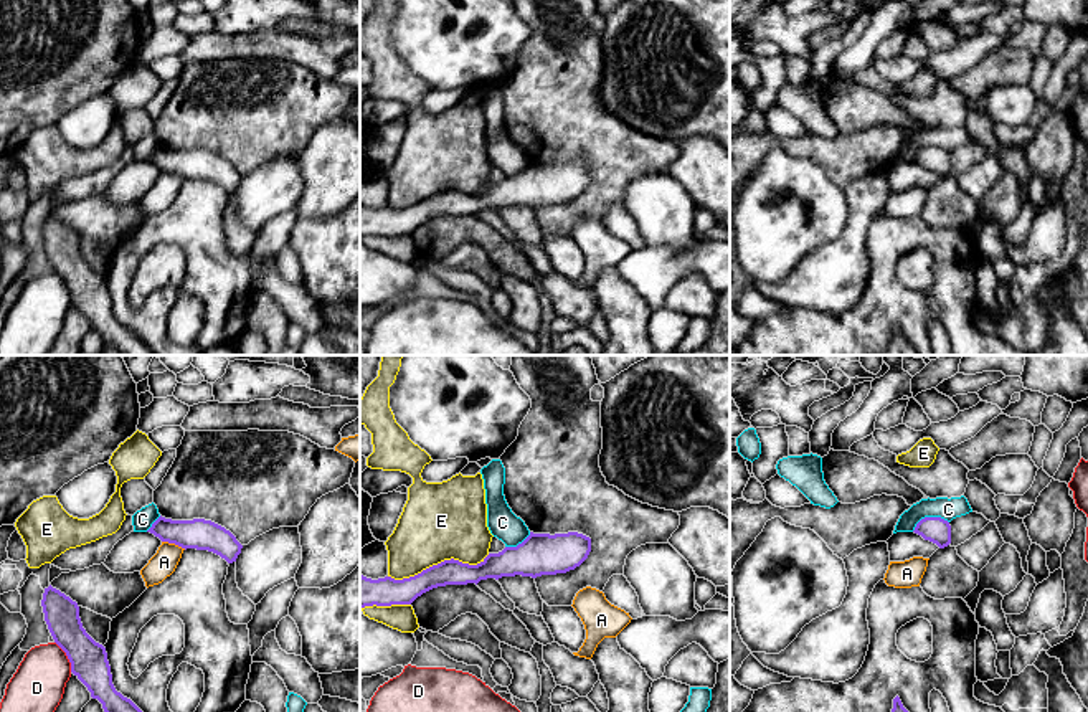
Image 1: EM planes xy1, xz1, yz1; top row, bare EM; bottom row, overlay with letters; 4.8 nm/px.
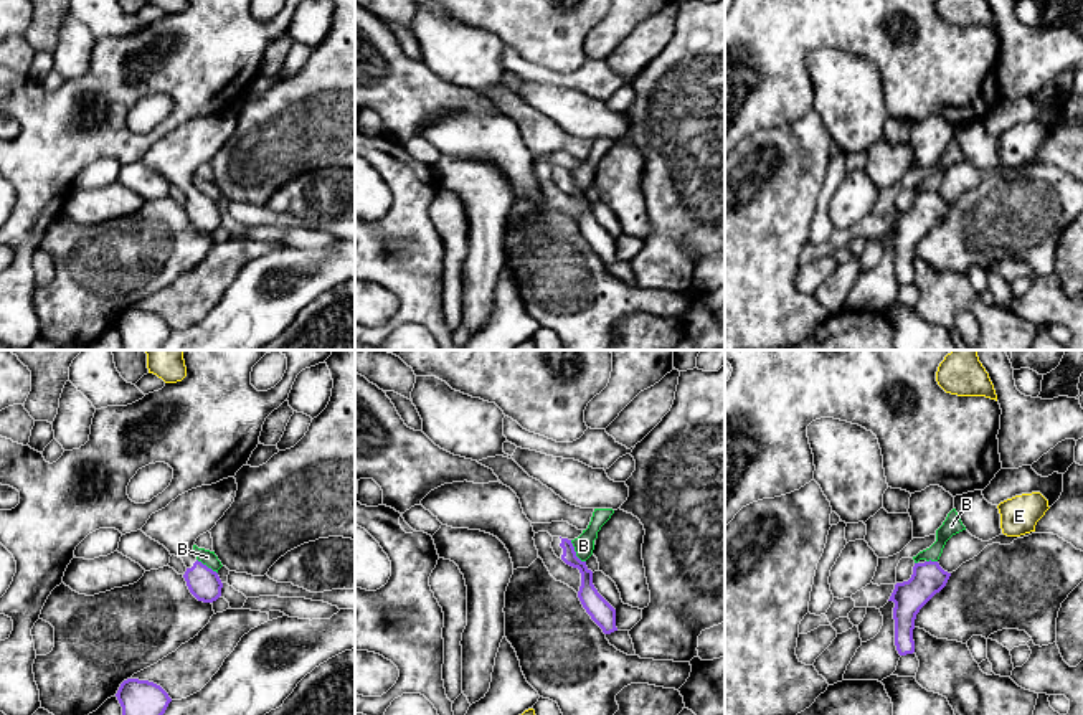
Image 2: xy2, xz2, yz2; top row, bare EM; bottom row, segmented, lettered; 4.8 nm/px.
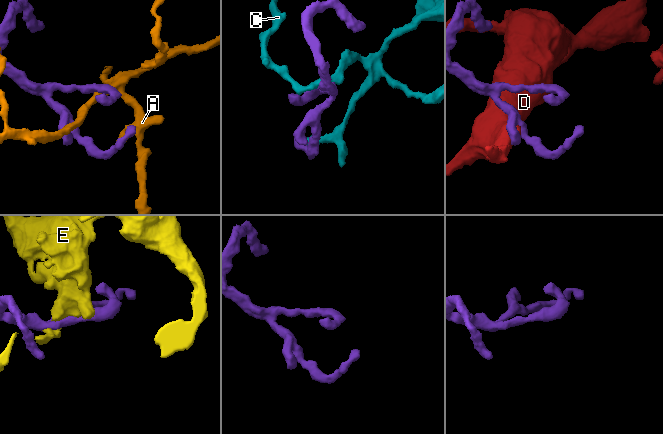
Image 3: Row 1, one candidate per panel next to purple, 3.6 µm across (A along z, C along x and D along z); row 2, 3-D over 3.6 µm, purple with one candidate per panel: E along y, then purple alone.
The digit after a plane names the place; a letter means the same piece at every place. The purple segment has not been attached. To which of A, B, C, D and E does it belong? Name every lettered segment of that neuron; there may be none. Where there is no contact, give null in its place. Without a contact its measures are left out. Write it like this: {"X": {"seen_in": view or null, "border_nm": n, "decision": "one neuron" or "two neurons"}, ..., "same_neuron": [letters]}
{"A": {"seen_in": "xy1", "border_nm": 130, "decision": "two neurons"}, "B": {"seen_in": "xz2", "border_nm": 130, "decision": "two neurons"}, "C": {"seen_in": "yz1", "border_nm": 190, "decision": "two neurons"}, "D": {"seen_in": "xy1", "border_nm": 170, "decision": "two neurons"}, "E": {"seen_in": "xz1", "border_nm": 500, "decision": "two neurons"}, "same_neuron": []}

